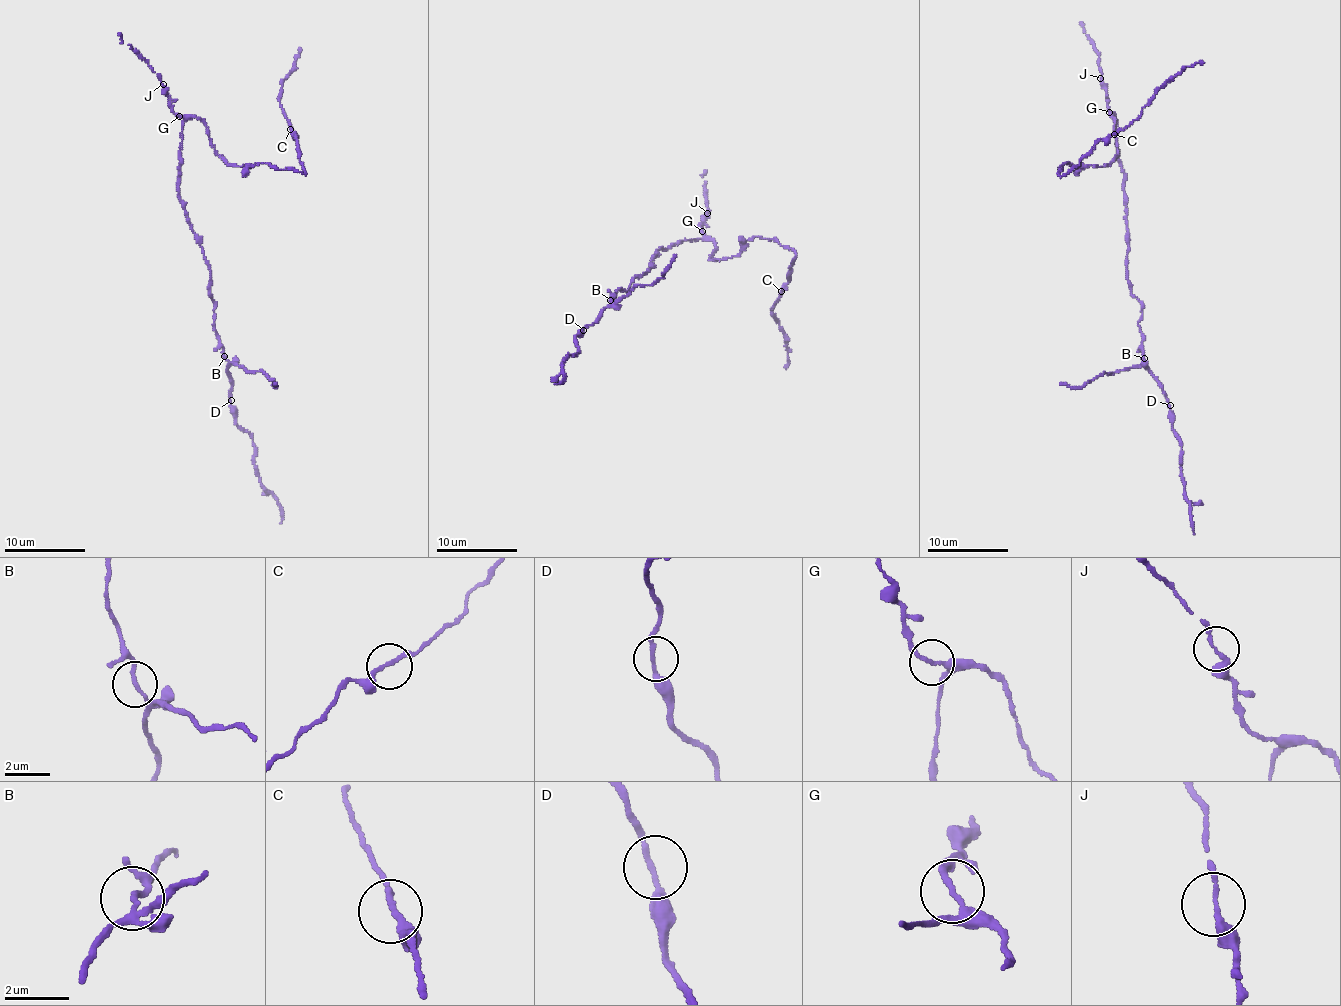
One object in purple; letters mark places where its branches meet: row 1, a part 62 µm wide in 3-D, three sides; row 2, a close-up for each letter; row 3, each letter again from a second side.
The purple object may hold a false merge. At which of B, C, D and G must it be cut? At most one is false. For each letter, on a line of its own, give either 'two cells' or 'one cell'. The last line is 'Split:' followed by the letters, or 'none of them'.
B: one cell
C: one cell
D: one cell
G: one cell
Split: none of them

